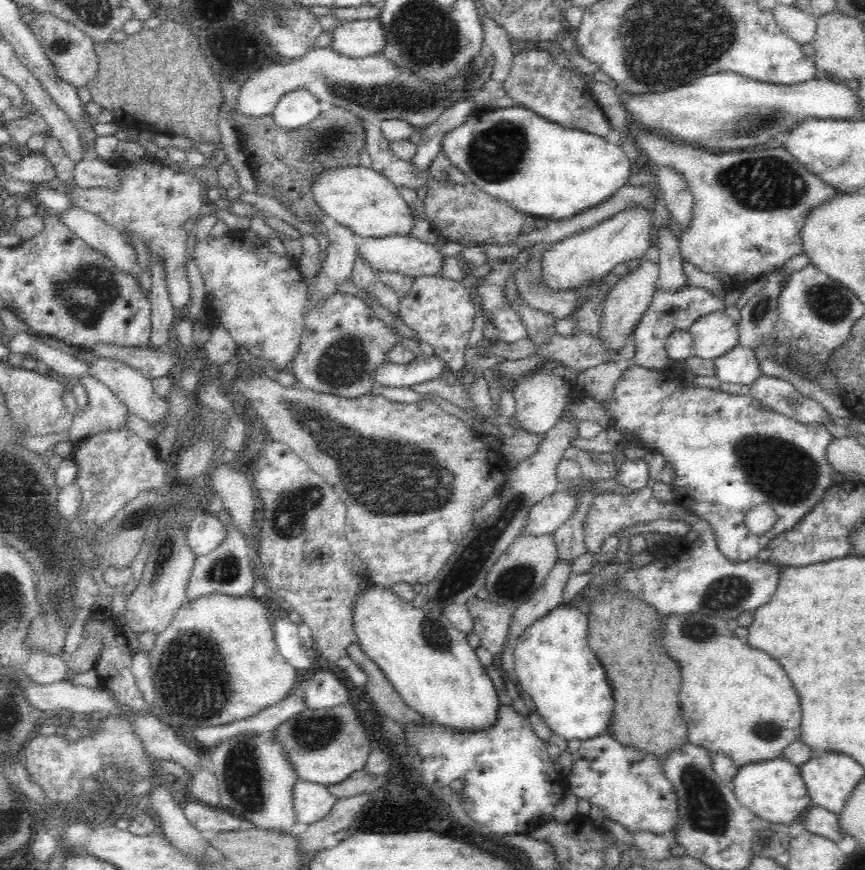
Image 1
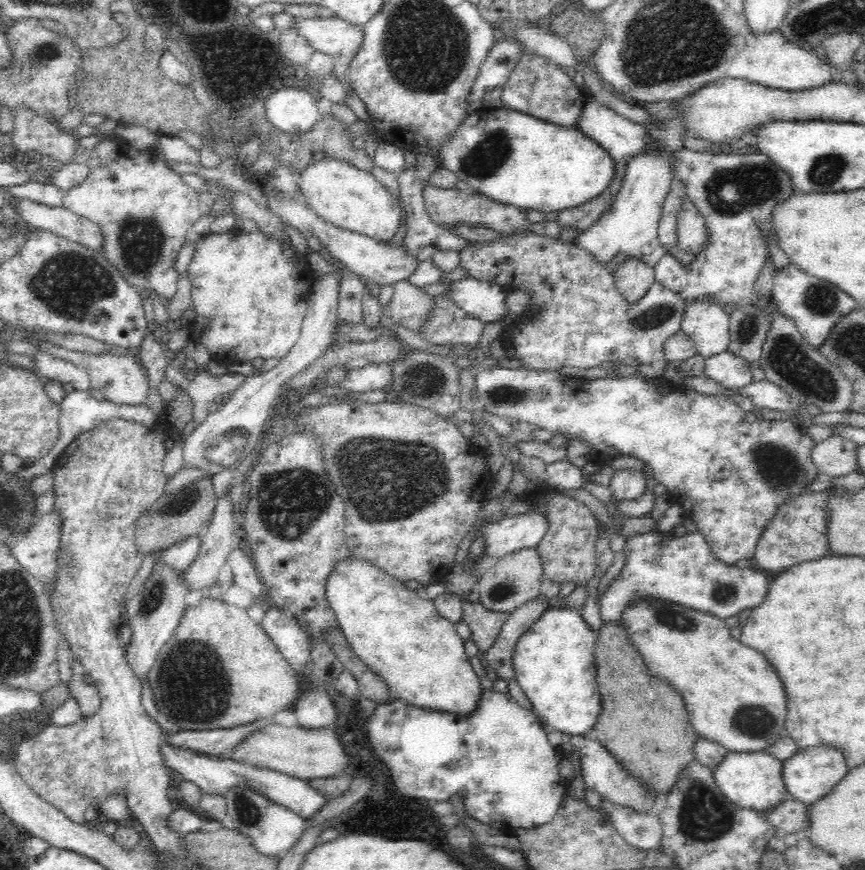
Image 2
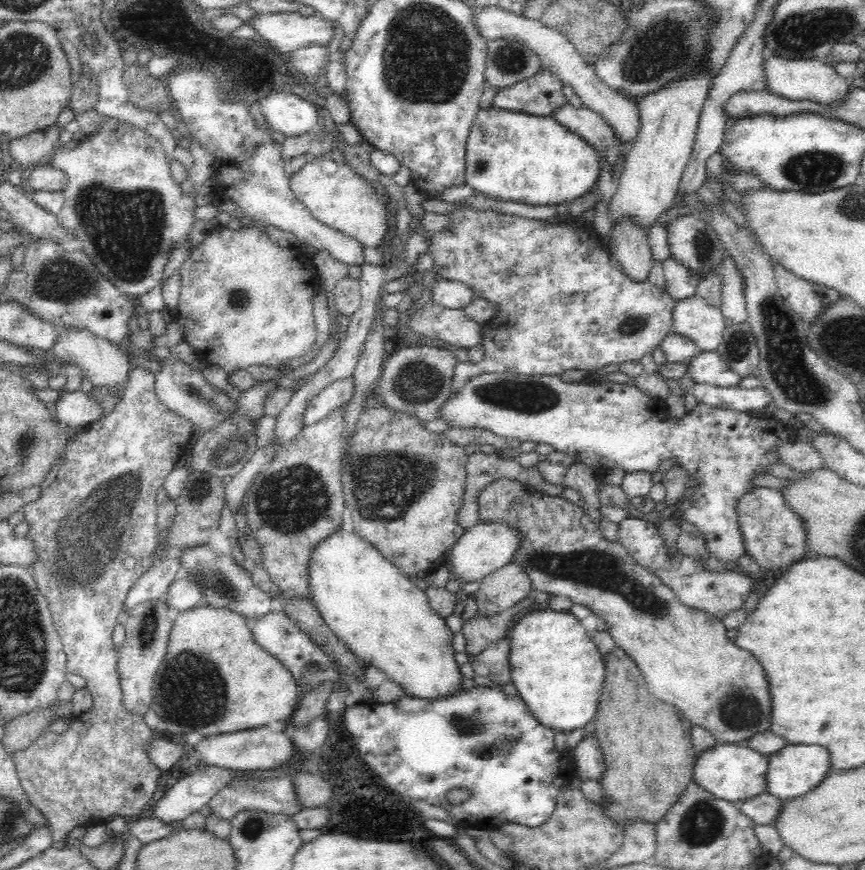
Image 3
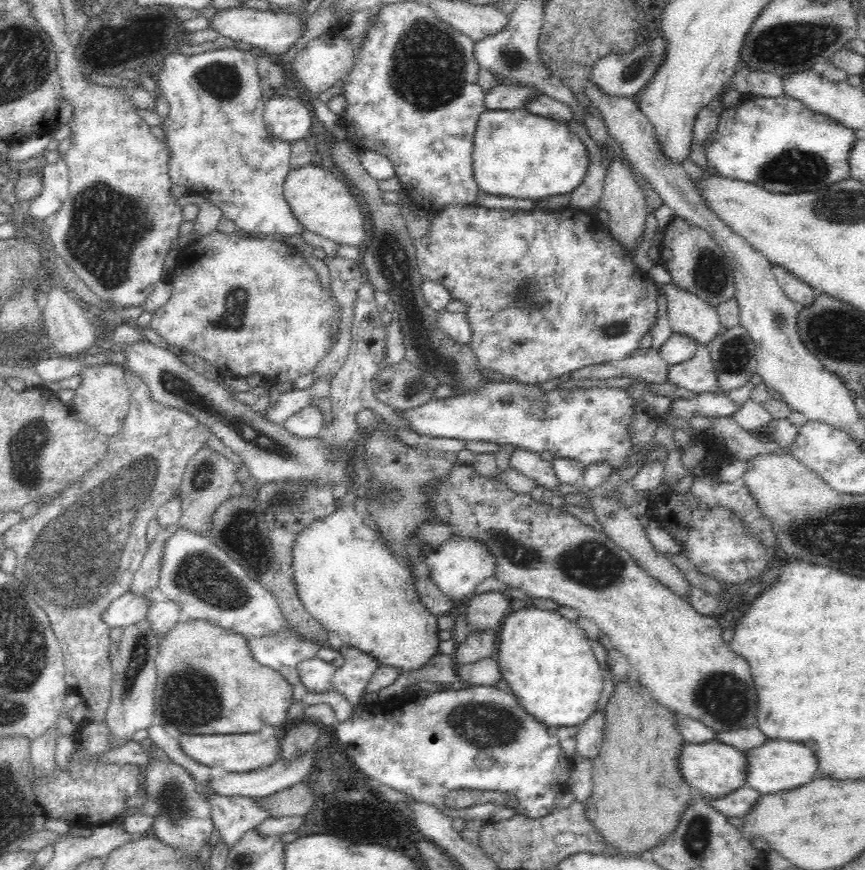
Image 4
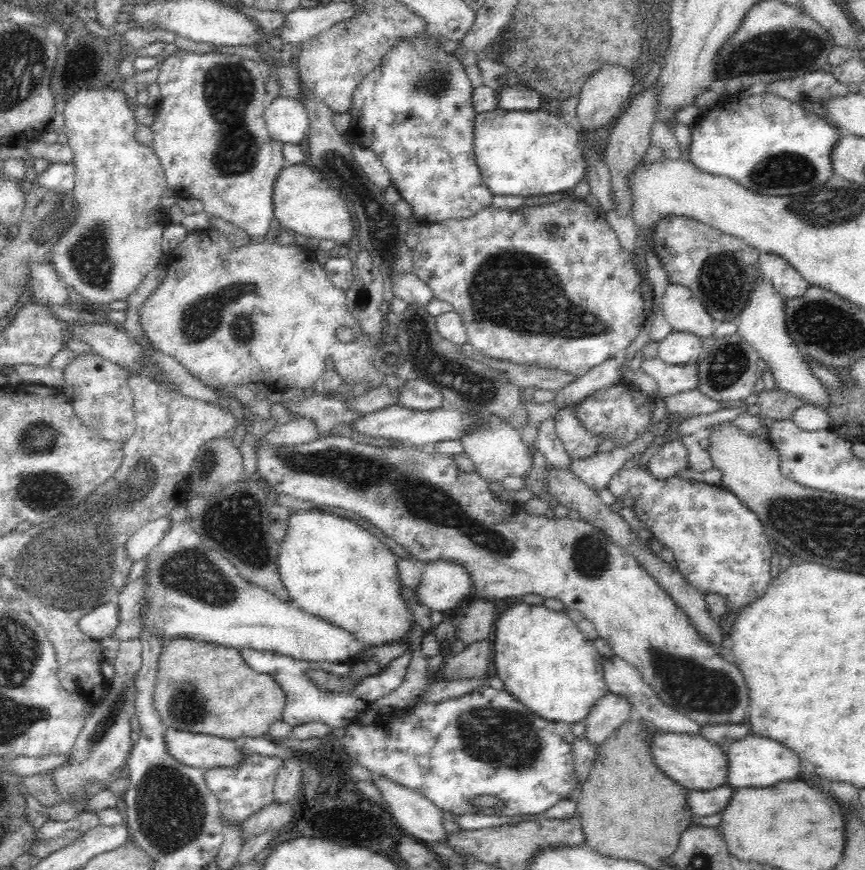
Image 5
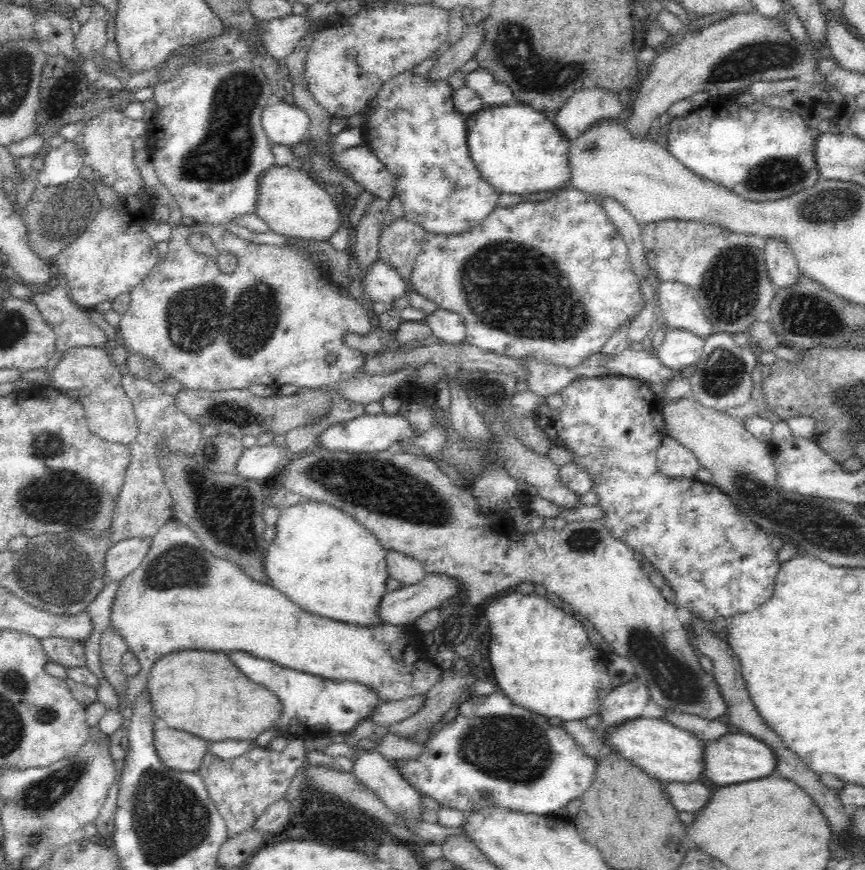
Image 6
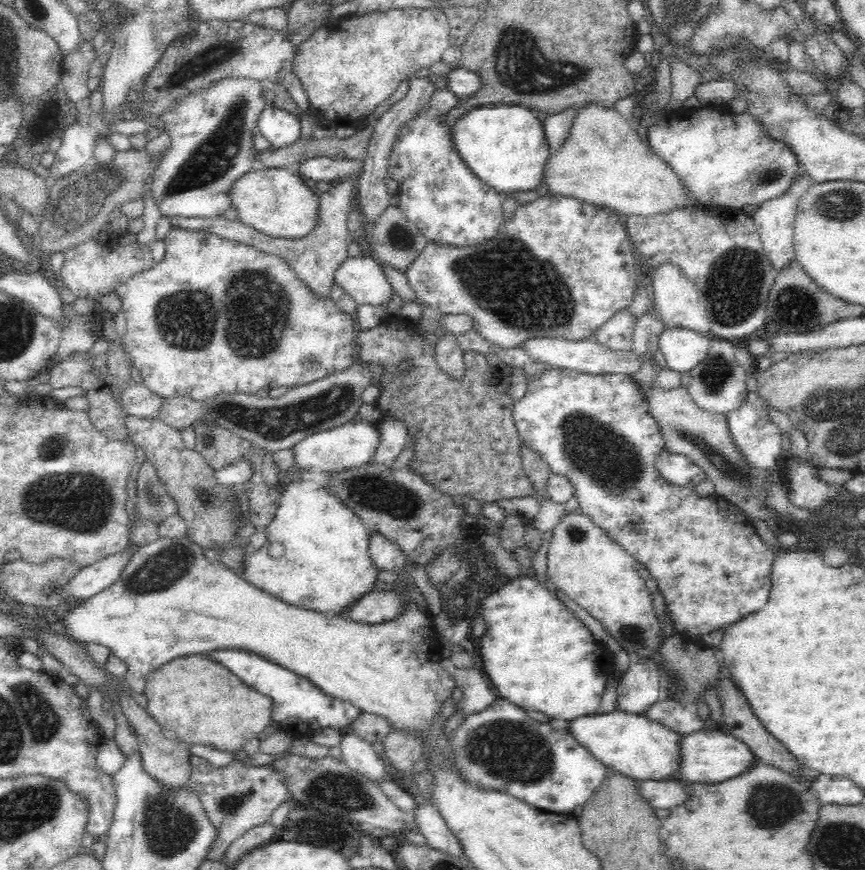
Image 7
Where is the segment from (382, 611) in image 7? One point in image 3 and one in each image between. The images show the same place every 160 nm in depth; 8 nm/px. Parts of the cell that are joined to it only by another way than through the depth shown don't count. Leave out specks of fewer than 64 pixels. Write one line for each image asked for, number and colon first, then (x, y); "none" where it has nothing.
3: (484, 548)
4: (457, 567)
5: (443, 584)
6: (404, 606)

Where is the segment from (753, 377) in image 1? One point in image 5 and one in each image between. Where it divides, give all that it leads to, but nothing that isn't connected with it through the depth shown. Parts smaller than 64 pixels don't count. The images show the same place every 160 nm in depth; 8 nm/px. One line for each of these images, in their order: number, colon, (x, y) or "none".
2: (727, 369)
3: (707, 367)
4: (697, 375)
5: (671, 379)

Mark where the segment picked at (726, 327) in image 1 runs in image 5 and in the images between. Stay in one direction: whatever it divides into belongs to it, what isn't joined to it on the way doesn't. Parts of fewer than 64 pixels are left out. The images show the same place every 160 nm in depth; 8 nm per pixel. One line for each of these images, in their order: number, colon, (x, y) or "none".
2: (707, 324)
3: (693, 317)
4: (688, 314)
5: (684, 312)

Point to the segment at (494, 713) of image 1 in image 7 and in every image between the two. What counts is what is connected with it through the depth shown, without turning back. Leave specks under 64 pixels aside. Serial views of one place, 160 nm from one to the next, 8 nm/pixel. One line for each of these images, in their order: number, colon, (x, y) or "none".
2: (401, 636)
3: (378, 613)
4: (347, 579)
5: (332, 568)
6: (322, 559)
7: (325, 567)

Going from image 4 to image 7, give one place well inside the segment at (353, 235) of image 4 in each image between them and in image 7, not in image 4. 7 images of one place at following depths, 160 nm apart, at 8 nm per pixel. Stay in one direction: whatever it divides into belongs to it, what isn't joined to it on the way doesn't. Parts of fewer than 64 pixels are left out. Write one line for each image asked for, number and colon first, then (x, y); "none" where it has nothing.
5: (302, 202)
6: (291, 204)
7: (276, 202)

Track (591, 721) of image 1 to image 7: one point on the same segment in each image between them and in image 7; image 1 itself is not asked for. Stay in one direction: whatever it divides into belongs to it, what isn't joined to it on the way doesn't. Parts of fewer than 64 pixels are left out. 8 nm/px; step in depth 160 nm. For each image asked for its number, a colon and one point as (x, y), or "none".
2: (554, 664)
3: (557, 669)
4: (547, 661)
5: (544, 661)
6: (539, 653)
7: (525, 650)

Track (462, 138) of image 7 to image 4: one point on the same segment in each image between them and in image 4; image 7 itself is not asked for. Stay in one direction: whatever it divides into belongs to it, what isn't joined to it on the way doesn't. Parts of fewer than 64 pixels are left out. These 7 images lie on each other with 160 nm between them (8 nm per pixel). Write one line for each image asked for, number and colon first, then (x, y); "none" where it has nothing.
4: (531, 153)
5: (522, 149)
6: (516, 149)

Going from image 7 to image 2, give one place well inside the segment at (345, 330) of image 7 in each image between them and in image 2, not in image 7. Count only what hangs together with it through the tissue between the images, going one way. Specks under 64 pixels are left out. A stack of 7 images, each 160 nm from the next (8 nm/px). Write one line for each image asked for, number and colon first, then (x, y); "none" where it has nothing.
2: (248, 290)
3: (244, 301)
4: (246, 304)
5: (262, 312)
6: (273, 320)

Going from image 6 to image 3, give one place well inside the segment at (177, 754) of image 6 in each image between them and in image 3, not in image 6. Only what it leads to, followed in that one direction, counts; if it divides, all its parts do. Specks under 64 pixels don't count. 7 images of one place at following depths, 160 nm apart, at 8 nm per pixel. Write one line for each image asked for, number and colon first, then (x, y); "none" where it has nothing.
3: (256, 749)
4: (240, 752)
5: (199, 750)

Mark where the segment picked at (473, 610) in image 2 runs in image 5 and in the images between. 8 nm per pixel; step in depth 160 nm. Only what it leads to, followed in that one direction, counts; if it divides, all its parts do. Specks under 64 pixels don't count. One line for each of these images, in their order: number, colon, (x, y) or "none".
3: (480, 632)
4: (476, 646)
5: (473, 662)

